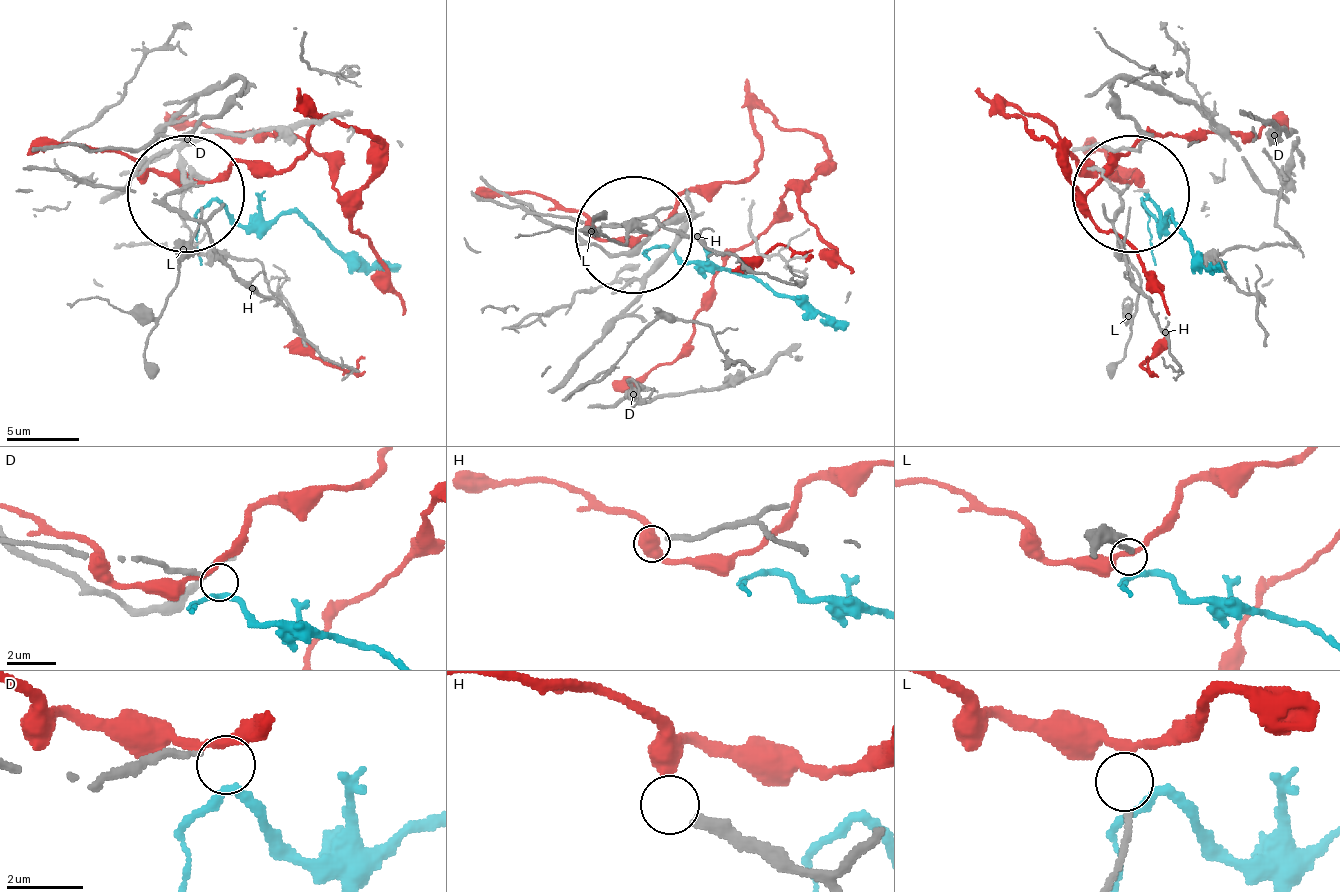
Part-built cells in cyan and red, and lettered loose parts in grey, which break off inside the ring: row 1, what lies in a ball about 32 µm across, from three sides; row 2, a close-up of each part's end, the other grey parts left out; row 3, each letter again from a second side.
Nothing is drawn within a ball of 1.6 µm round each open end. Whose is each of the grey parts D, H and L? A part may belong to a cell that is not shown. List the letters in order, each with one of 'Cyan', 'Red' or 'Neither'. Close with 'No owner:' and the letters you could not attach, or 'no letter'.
D: Cyan
H: Neither
L: Red
No owner: H

